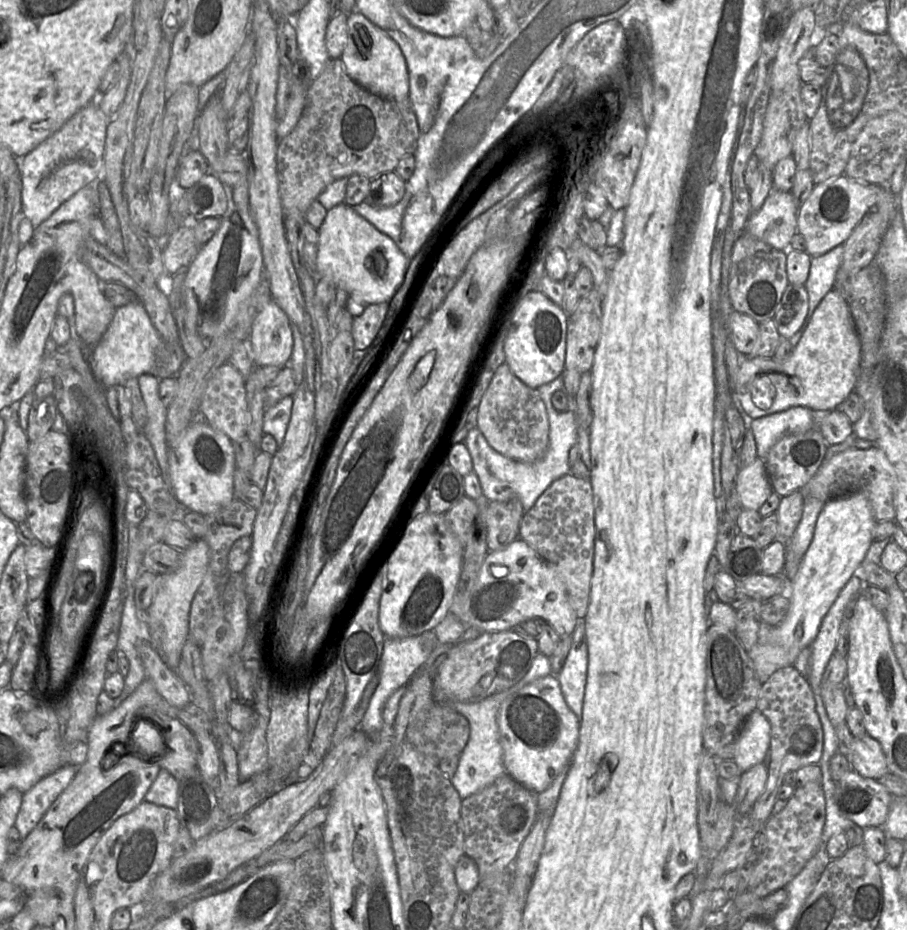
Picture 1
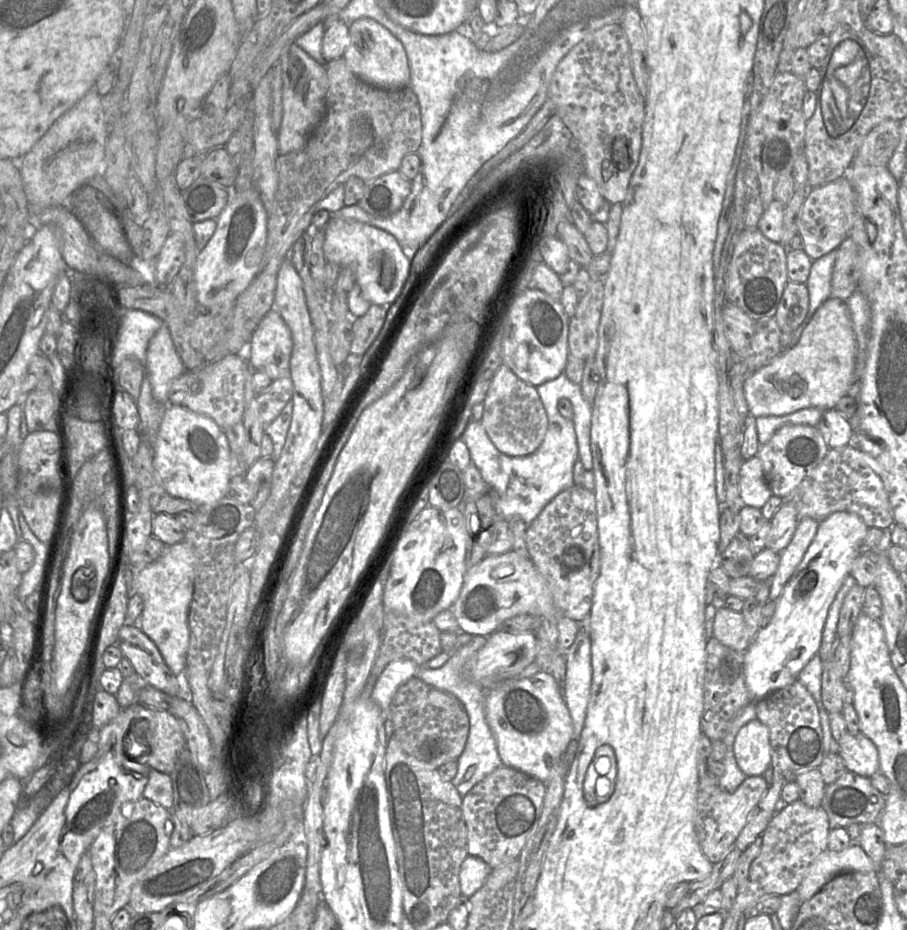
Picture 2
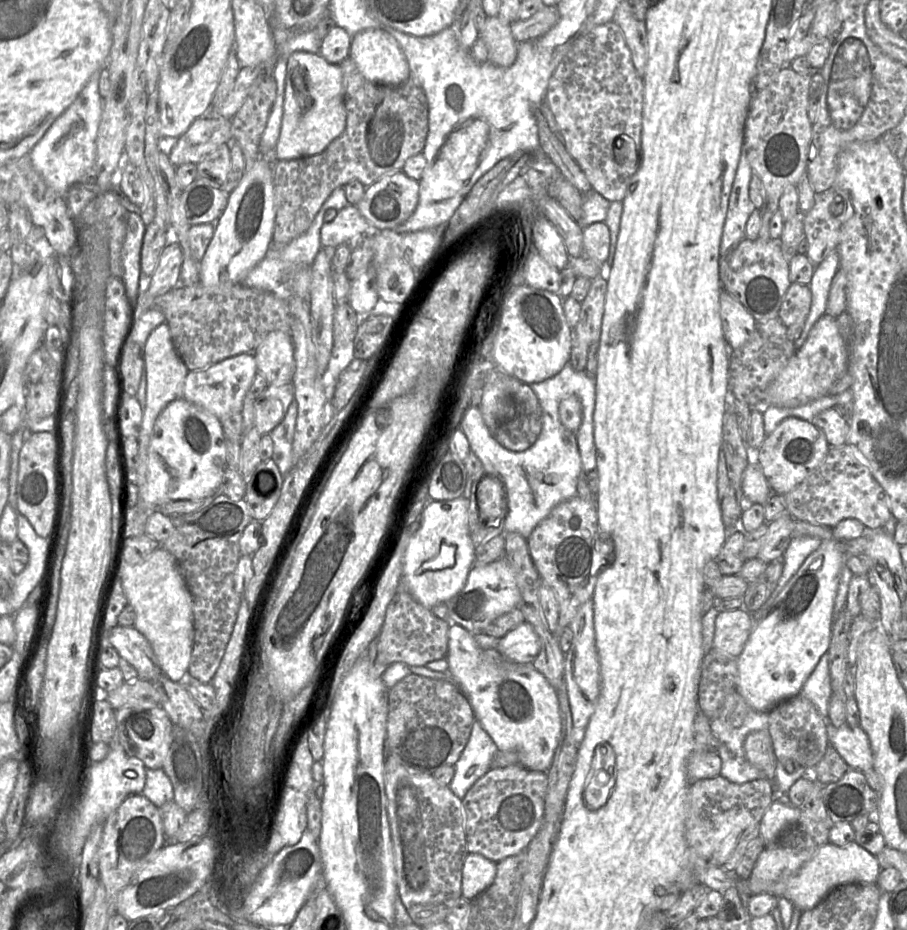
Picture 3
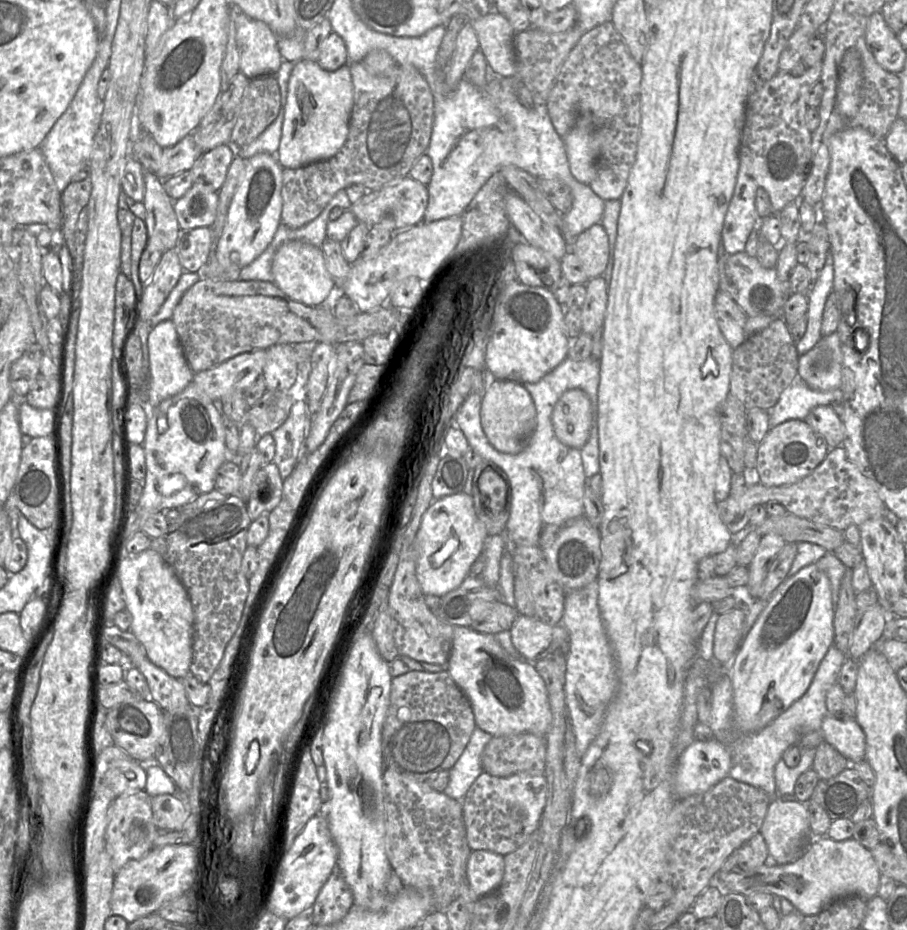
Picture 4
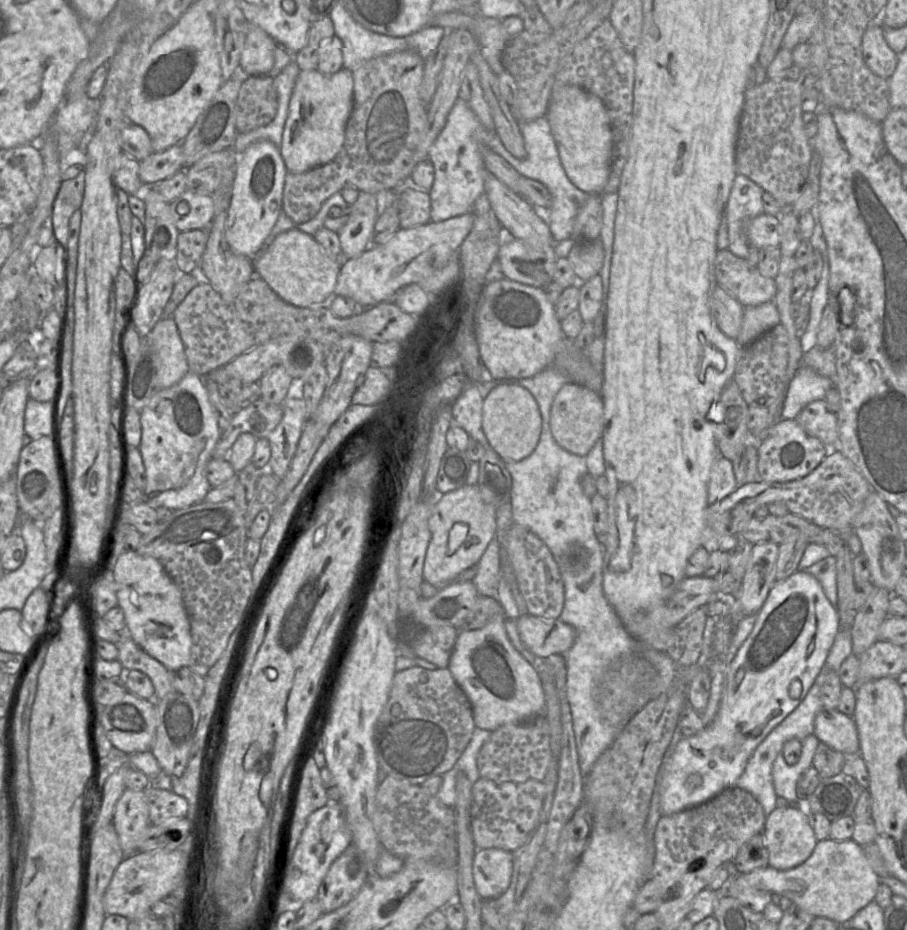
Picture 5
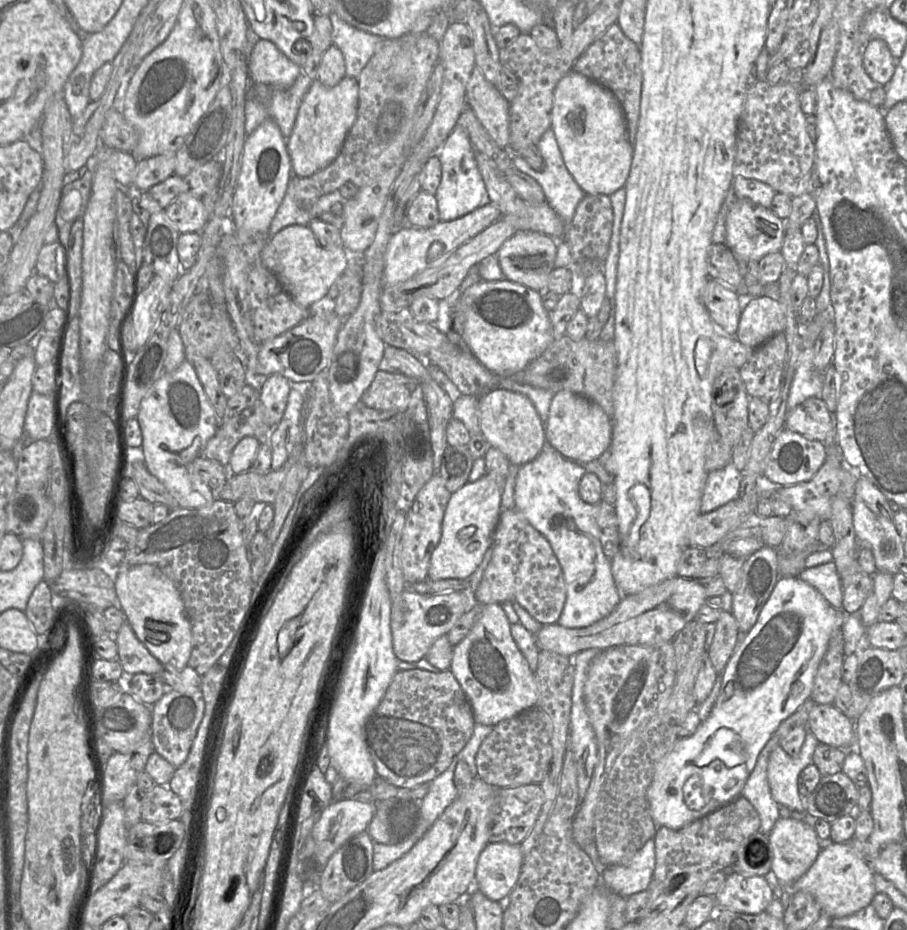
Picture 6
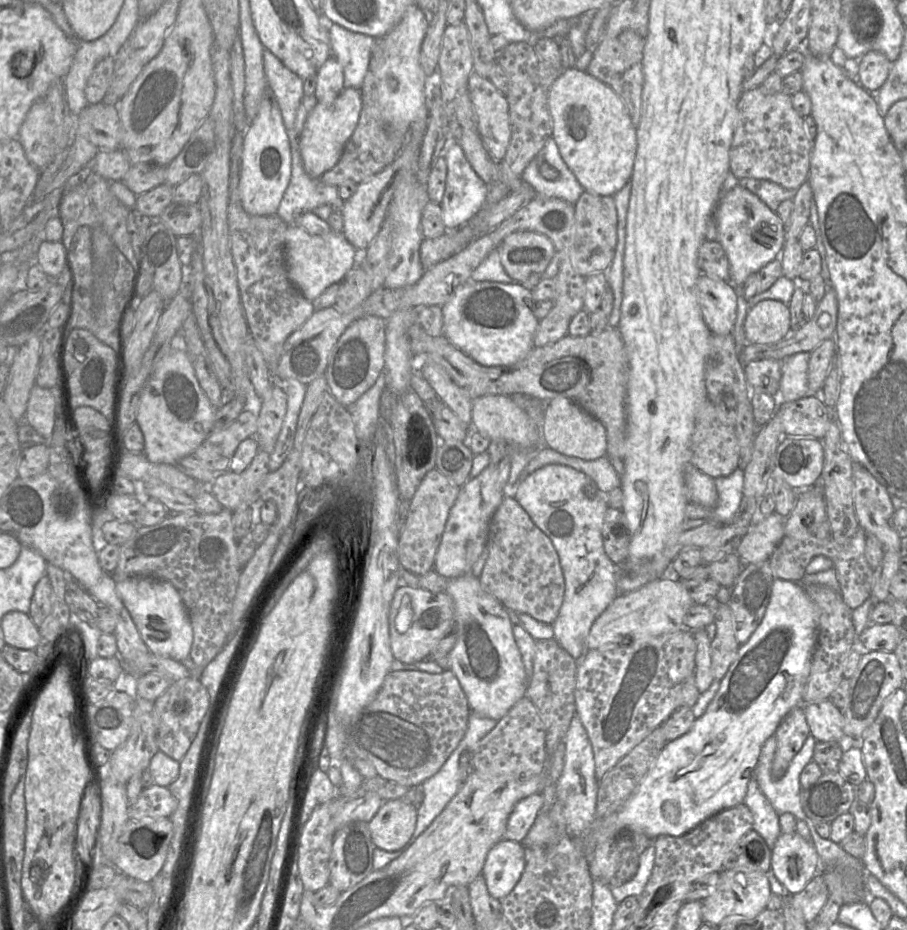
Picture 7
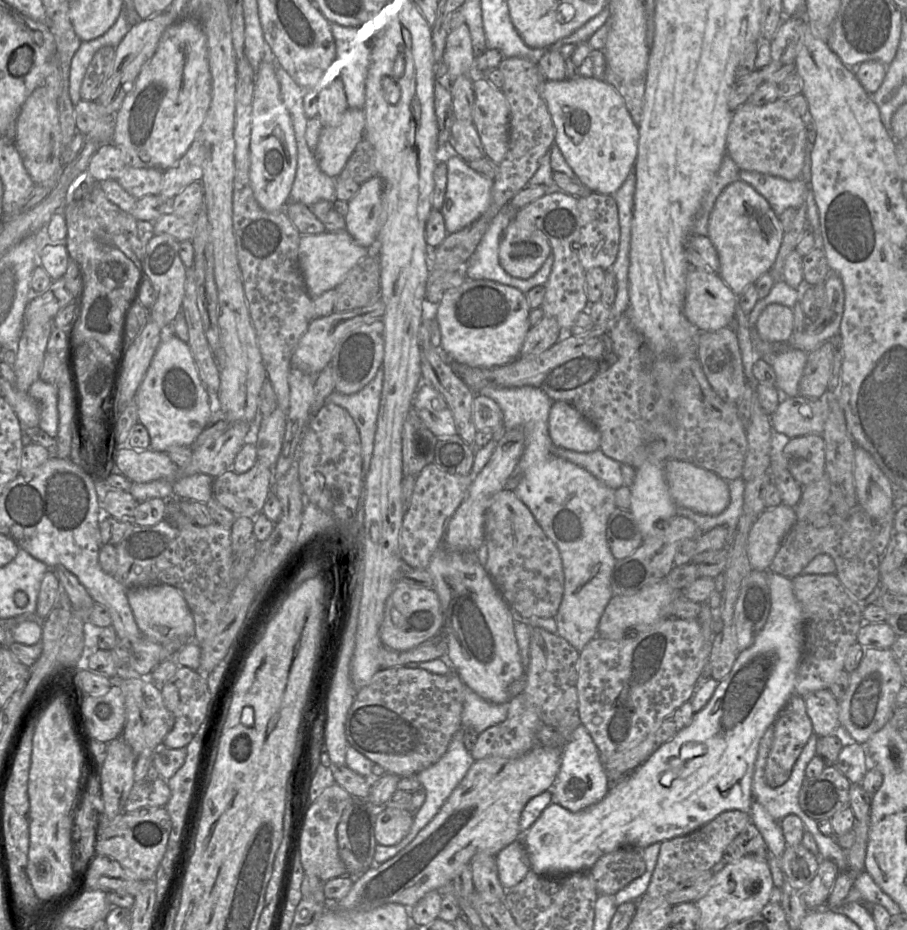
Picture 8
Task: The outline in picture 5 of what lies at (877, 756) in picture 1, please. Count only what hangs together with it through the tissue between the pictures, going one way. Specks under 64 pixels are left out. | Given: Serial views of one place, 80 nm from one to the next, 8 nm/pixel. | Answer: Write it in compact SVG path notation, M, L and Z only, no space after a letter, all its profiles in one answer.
M823 708L817 713L814 734L820 742L846 756L859 754L859 736L854 718L838 709Z

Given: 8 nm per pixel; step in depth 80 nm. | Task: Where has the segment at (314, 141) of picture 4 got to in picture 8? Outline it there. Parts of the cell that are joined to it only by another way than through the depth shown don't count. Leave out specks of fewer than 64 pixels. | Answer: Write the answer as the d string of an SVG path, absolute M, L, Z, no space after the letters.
M348 108L336 127L323 127L314 156L319 168L330 178L342 172L356 145L364 137L363 108Z

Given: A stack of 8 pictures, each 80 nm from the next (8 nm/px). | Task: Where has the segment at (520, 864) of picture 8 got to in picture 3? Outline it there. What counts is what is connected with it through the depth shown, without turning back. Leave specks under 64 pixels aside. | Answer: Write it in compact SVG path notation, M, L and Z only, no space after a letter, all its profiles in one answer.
M468 852L462 869L462 897L471 901L480 895L494 882L496 872L496 862Z

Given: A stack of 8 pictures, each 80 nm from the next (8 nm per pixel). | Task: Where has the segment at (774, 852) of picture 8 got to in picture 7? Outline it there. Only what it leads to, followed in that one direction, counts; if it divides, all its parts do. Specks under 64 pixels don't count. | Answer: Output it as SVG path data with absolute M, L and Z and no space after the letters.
M754 777L748 783L744 803L752 813L753 829L763 837L769 848L773 849L782 833L779 826L779 814L762 793Z

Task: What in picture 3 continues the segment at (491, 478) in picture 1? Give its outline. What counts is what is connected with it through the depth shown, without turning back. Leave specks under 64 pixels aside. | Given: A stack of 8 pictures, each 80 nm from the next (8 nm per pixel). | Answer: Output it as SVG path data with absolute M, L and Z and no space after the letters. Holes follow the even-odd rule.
M567 363L553 377L529 386L541 408L542 428L536 441L527 450L514 452L501 446L484 423L477 406L470 406L464 412L459 425L469 442L470 451L481 461L485 474L498 478L504 487L507 508L505 531L519 533L526 539L555 506L577 495L577 480L581 471L596 469L594 378L585 371L575 371ZM570 395L577 396L582 406L582 421L576 435L562 425L558 414L560 401Z

